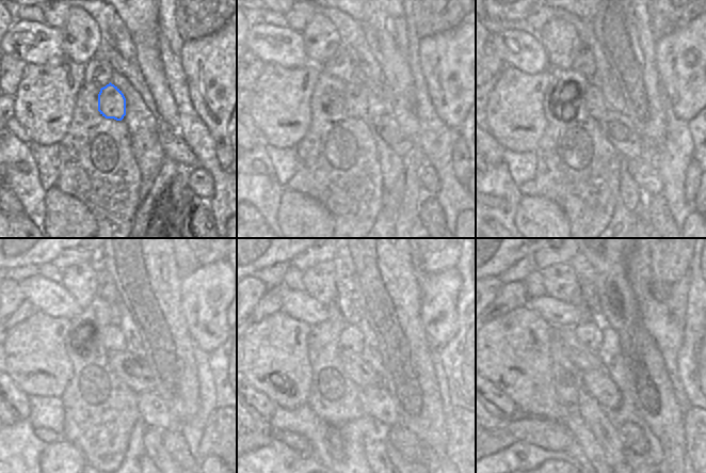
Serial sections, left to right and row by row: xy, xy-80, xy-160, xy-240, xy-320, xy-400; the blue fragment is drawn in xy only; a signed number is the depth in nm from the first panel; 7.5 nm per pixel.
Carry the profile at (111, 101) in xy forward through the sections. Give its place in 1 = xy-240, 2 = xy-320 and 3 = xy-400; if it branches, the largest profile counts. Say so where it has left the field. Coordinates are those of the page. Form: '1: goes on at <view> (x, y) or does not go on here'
1: goes on at xy-240 (114, 340)
2: goes on at xy-320 (352, 339)
3: goes on at xy-400 (590, 333)

